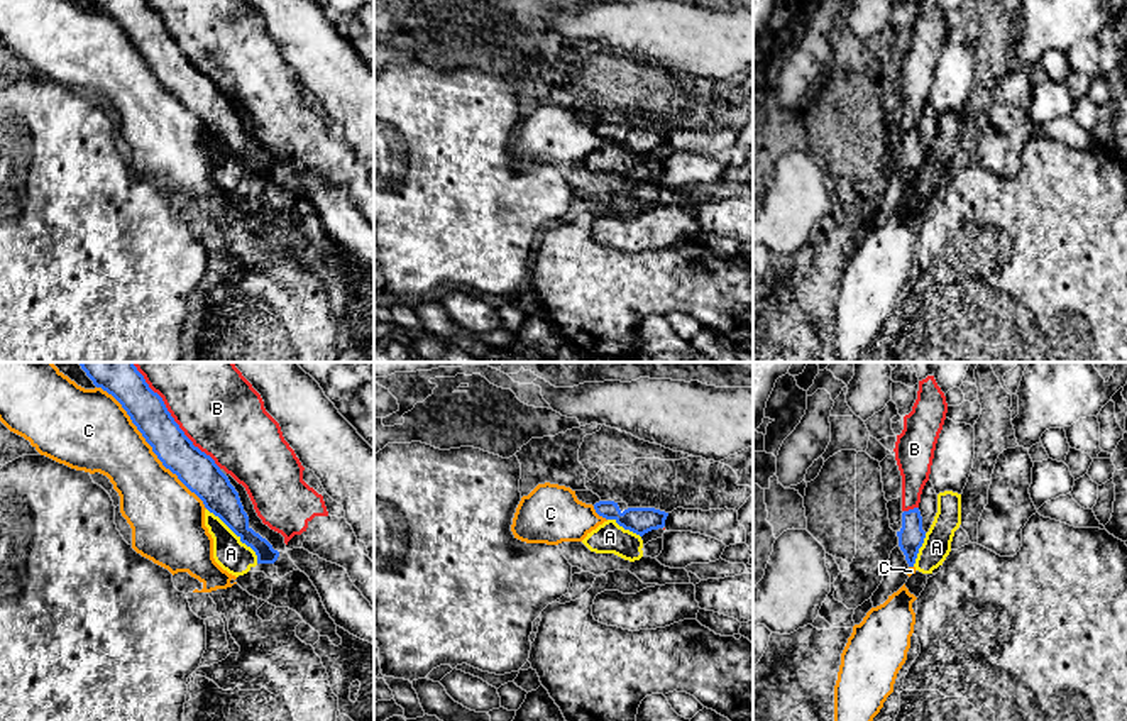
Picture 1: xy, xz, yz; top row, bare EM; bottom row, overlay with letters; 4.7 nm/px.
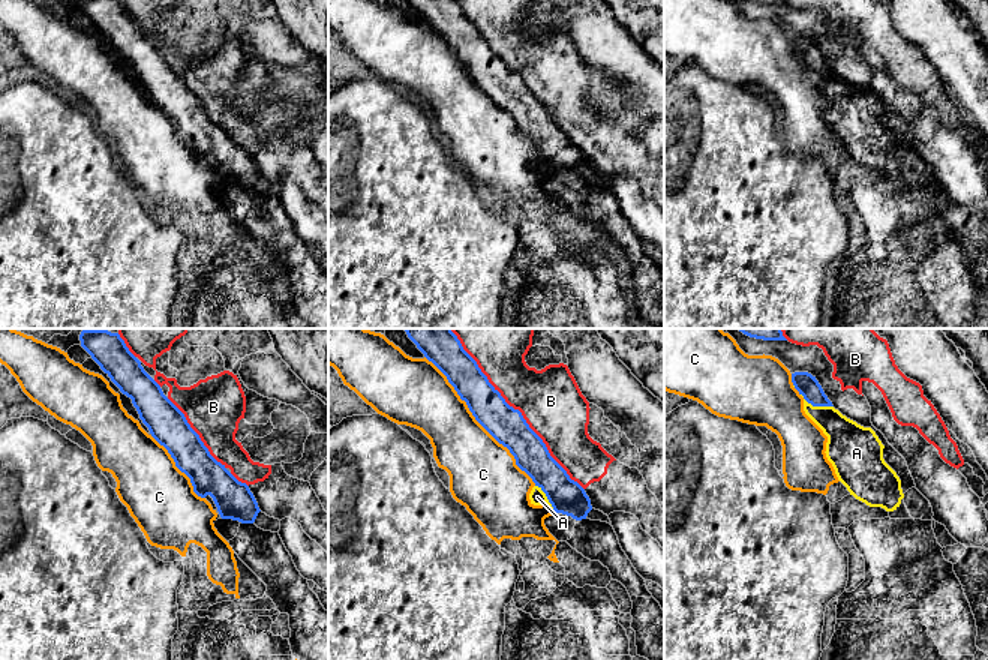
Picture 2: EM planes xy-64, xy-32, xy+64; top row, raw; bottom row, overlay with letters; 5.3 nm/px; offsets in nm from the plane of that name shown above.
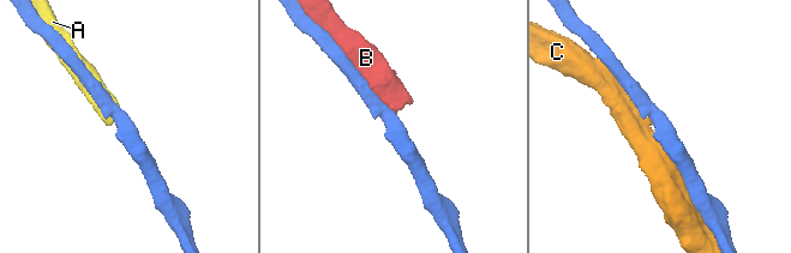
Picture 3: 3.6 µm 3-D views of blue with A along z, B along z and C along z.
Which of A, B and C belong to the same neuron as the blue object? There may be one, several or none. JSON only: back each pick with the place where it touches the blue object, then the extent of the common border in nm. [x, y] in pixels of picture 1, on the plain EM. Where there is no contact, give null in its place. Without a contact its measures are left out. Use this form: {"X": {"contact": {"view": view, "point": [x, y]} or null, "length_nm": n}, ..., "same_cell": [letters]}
{"same_cell": []}

